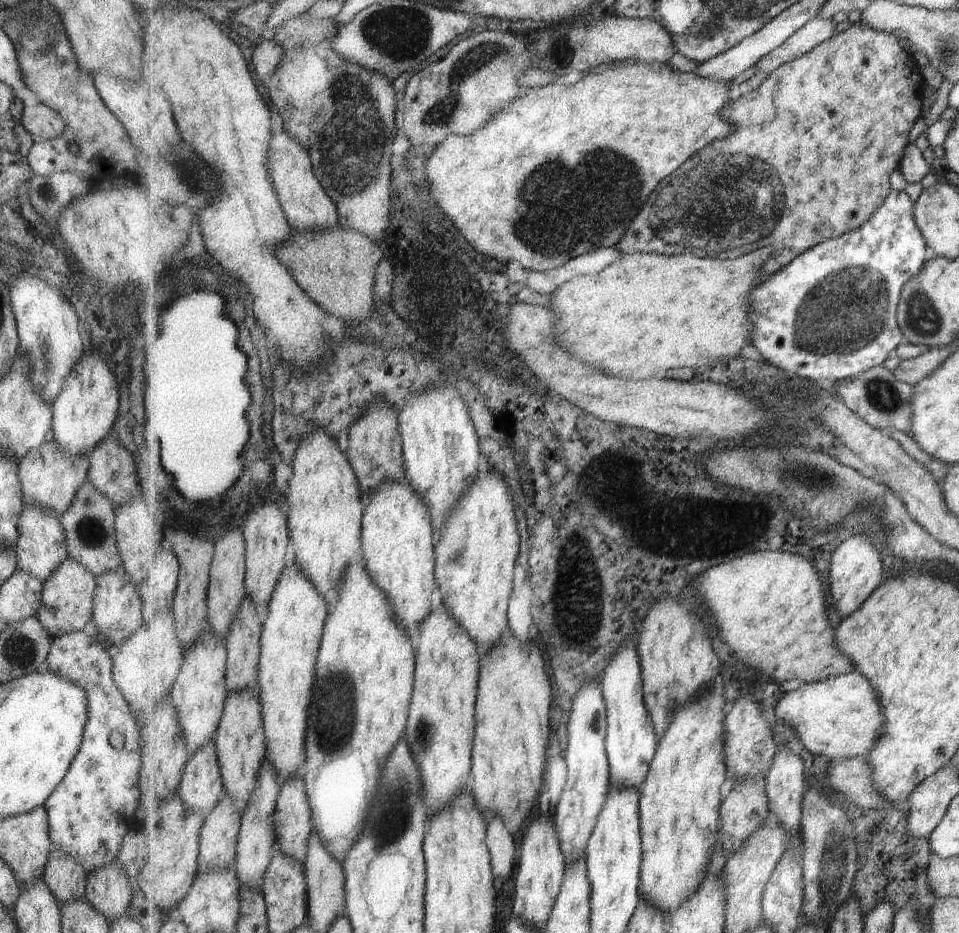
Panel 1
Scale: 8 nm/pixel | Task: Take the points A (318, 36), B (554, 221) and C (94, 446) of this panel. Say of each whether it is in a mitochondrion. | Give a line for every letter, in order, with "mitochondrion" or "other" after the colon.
A: other
B: mitochondrion
C: other

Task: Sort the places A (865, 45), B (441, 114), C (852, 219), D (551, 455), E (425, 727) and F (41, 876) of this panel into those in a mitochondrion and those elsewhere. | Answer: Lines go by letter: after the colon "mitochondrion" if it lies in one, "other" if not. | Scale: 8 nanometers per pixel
A: other
B: mitochondrion
C: other
D: other
E: mitochondrion
F: other

